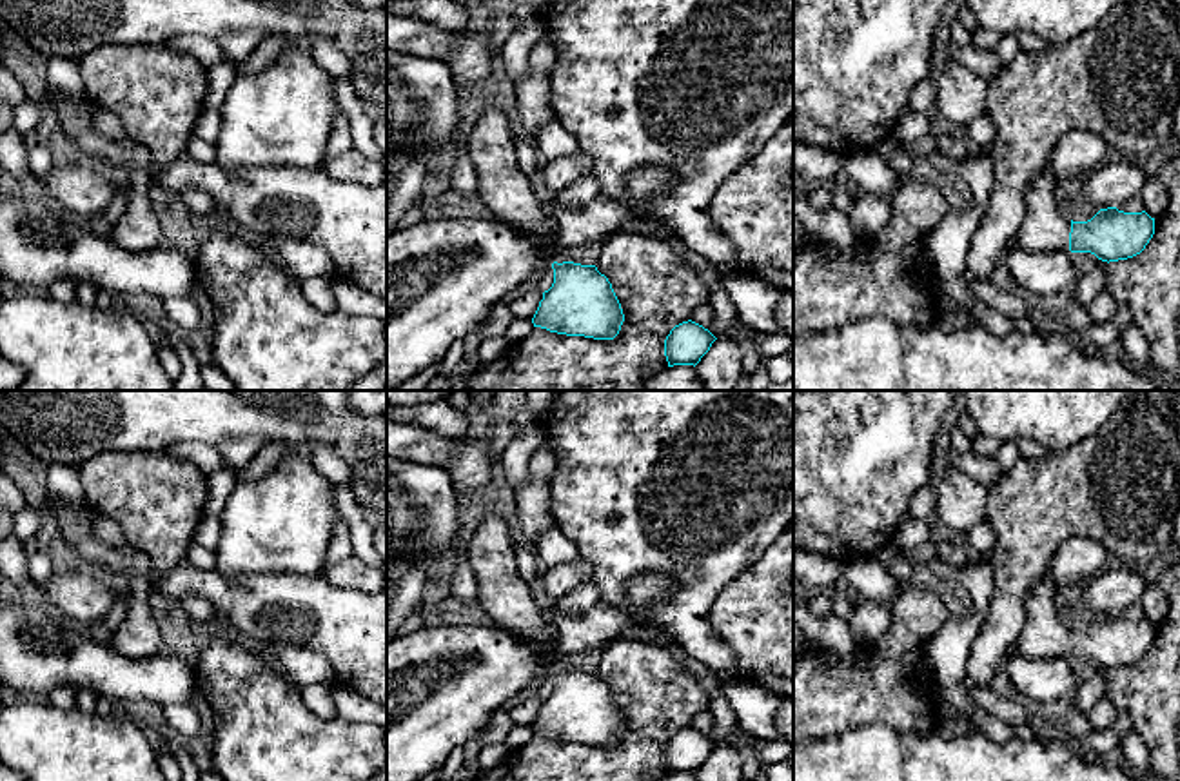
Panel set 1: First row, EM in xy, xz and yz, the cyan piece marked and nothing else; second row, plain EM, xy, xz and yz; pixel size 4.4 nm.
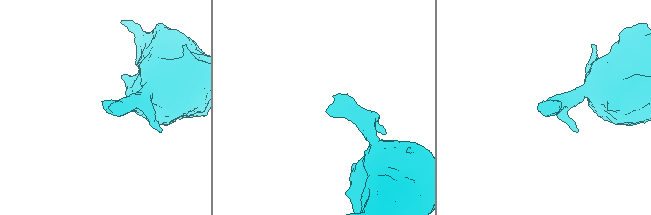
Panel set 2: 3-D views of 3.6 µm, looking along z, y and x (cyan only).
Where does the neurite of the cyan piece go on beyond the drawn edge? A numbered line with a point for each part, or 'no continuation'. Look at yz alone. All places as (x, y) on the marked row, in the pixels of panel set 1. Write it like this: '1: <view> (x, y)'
1: yz (1044, 227)

